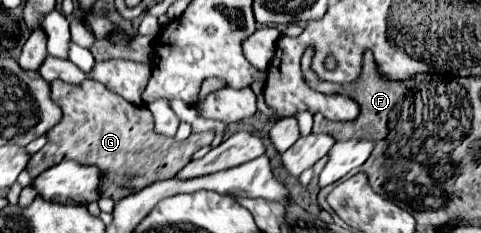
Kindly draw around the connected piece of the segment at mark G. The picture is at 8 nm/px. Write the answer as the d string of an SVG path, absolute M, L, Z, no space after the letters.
M54 80L52 98L54 98L54 102L58 102L64 116L58 122L58 126L54 126L46 134L48 136L46 146L42 150L38 150L36 154L32 154L32 158L26 166L26 170L32 178L38 178L38 174L48 170L50 166L56 166L64 160L74 160L78 164L92 164L92 166L102 168L106 174L104 188L110 186L110 194L132 194L132 192L142 190L144 186L152 184L154 180L172 178L182 166L186 166L190 162L190 156L196 150L210 146L210 142L216 136L214 130L200 132L200 134L192 132L184 142L176 142L170 136L158 134L154 130L154 116L148 108L138 108L138 106L126 102L124 98L118 98L118 94L110 94L110 90L106 90L106 86L102 86L96 80L84 80L82 84L68 84L64 80Z

